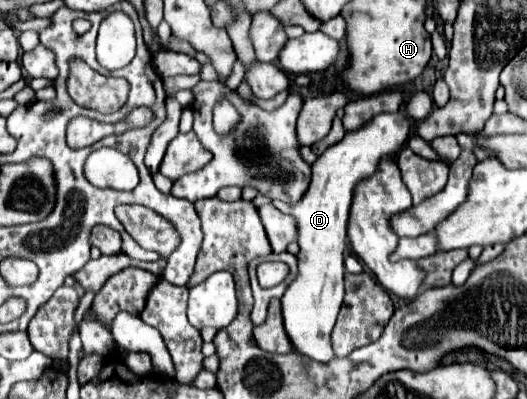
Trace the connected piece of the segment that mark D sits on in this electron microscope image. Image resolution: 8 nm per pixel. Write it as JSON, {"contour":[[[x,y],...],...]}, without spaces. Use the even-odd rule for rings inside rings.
{"contour":[[[399,110],[393,114],[377,114],[361,128],[351,130],[345,138],[333,146],[329,146],[317,162],[311,166],[311,186],[305,192],[305,198],[297,202],[297,206],[279,206],[275,200],[273,204],[285,212],[293,214],[299,226],[299,276],[287,288],[283,302],[283,322],[285,330],[291,336],[291,344],[295,352],[305,354],[317,362],[331,362],[333,348],[331,348],[331,330],[337,320],[341,302],[343,302],[343,258],[347,250],[347,222],[349,210],[353,202],[355,186],[361,180],[367,180],[375,174],[383,156],[395,156],[401,146],[407,142],[411,132],[409,116]]]}

